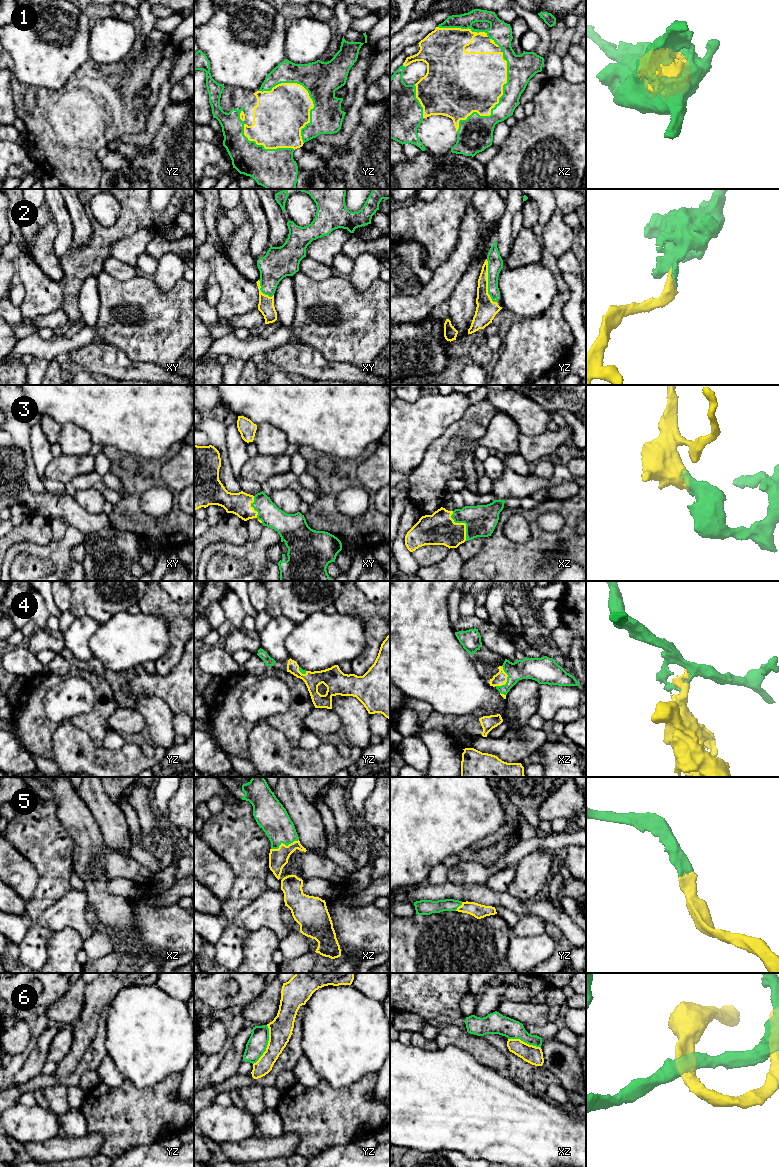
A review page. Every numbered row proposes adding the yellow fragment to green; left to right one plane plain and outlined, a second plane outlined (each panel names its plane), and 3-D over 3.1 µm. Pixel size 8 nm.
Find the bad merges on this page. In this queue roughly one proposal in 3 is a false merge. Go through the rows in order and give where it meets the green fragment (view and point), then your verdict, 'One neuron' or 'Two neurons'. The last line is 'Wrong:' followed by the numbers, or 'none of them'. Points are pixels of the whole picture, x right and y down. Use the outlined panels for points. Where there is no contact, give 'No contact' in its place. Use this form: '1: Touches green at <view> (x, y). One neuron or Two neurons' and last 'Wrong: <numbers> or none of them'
1: Touches green at xz (496, 104). One neuron
2: Touches green at yz (488, 282). One neuron
3: Touches green at xz (463, 522). One neuron
4: Touches green at xz (507, 680). One neuron
5: Touches green at xz (284, 843). One neuron
6: Touches green at yz (267, 1044). Two neurons
Wrong: 6

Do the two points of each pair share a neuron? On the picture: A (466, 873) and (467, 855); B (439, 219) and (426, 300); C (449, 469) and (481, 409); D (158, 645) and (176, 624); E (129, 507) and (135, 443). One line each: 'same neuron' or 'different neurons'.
A: different neurons
B: different neurons
C: same neuron
D: different neurons
E: different neurons

